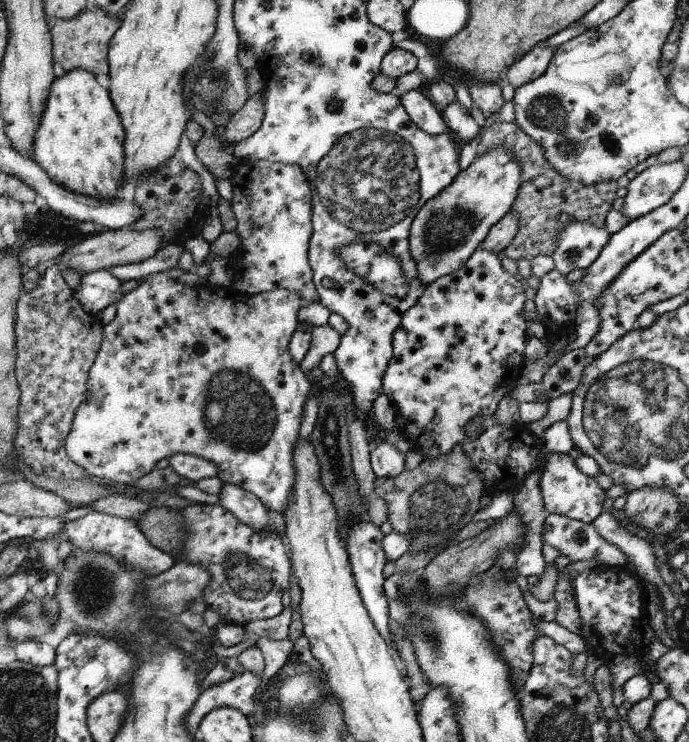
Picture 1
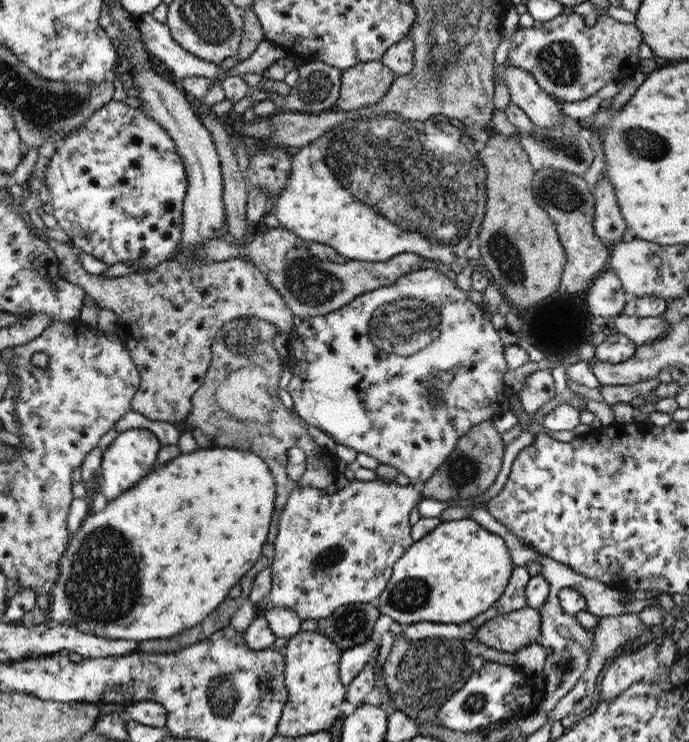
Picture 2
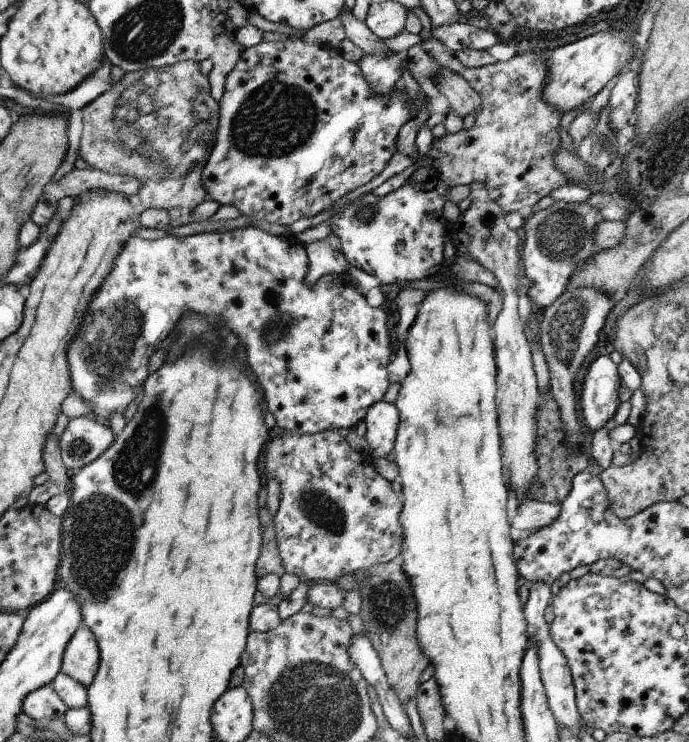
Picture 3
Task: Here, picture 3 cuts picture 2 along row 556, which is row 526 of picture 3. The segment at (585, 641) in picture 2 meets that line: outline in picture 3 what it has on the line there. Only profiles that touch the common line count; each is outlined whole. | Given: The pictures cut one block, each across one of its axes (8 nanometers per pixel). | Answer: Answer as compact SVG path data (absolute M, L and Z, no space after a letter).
M524 500L516 510L511 526L521 530L523 534L550 526L560 514L561 503L532 502Z

